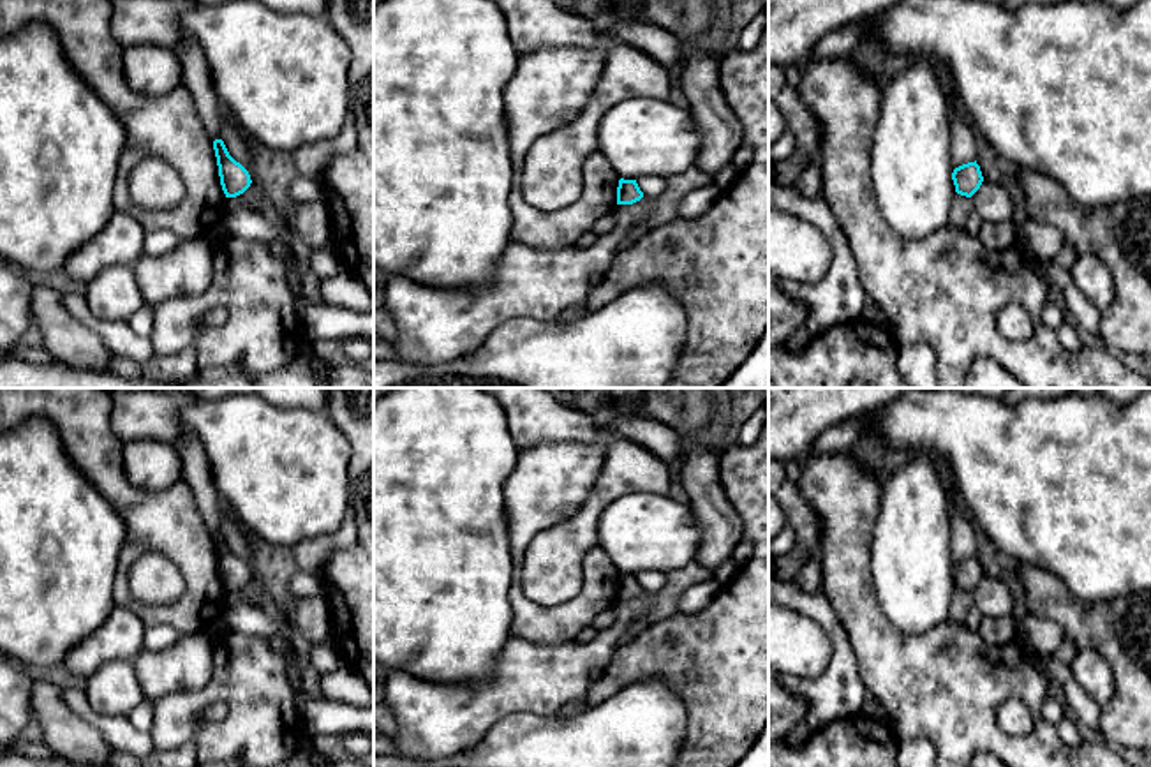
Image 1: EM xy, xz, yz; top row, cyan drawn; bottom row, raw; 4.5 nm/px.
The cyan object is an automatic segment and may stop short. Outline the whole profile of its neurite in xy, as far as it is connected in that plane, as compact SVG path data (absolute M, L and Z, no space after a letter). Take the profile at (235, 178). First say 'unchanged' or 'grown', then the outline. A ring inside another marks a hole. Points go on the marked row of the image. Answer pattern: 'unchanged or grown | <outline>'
unchanged | M222 139L213 141L213 150L226 197L236 197L243 194L252 183L249 171L229 155Z

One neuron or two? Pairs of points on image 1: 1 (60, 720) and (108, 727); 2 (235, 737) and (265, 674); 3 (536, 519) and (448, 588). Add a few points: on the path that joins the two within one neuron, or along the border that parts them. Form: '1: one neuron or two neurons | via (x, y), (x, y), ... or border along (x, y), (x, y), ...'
1: two neurons | border along (60, 692), (66, 704), (113, 748)
2: one neuron | via (251, 722), (259, 713), (259, 690)
3: two neurons | border along (503, 501), (512, 582)

